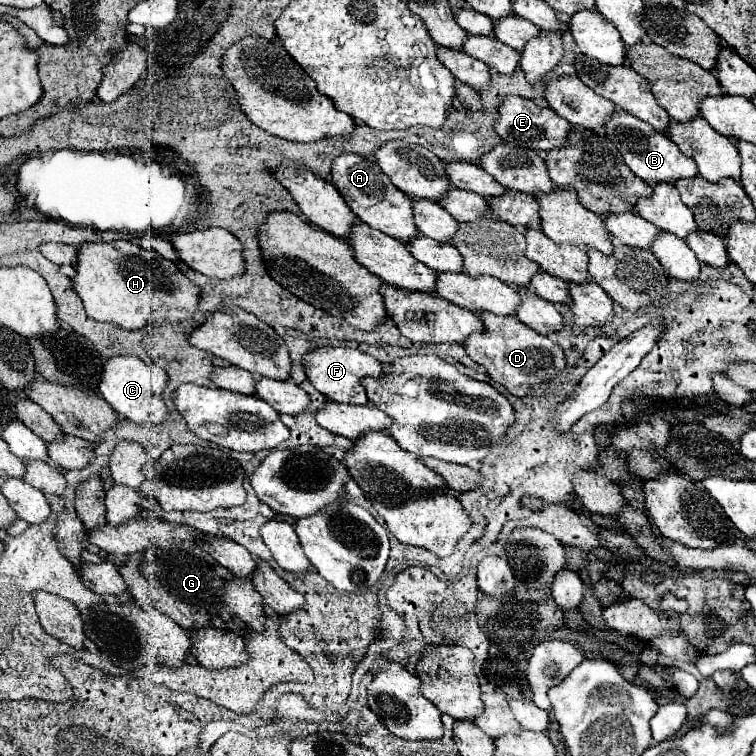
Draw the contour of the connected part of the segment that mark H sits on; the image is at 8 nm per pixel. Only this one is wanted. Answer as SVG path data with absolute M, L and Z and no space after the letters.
M125 239L83 243L77 251L71 287L81 297L89 317L115 323L123 329L143 329L149 323L163 323L165 319L191 319L199 301L199 287L195 287L173 261L167 261L153 251L145 251Z

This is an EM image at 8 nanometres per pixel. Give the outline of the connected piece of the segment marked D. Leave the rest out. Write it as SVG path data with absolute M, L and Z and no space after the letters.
M477 311L485 329L479 335L469 335L463 341L467 355L479 363L489 377L503 385L511 395L523 397L531 391L531 387L541 385L543 381L553 379L555 375L565 371L565 353L563 349L549 337L531 331L525 323L521 323L515 315L493 315L489 311Z

